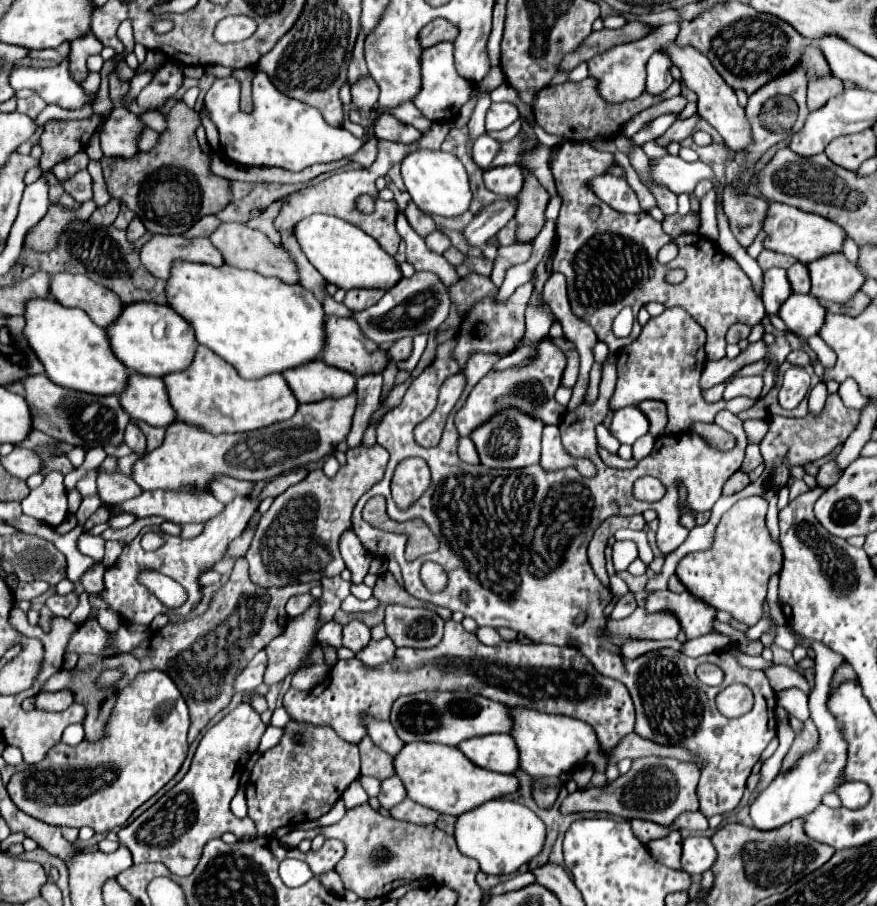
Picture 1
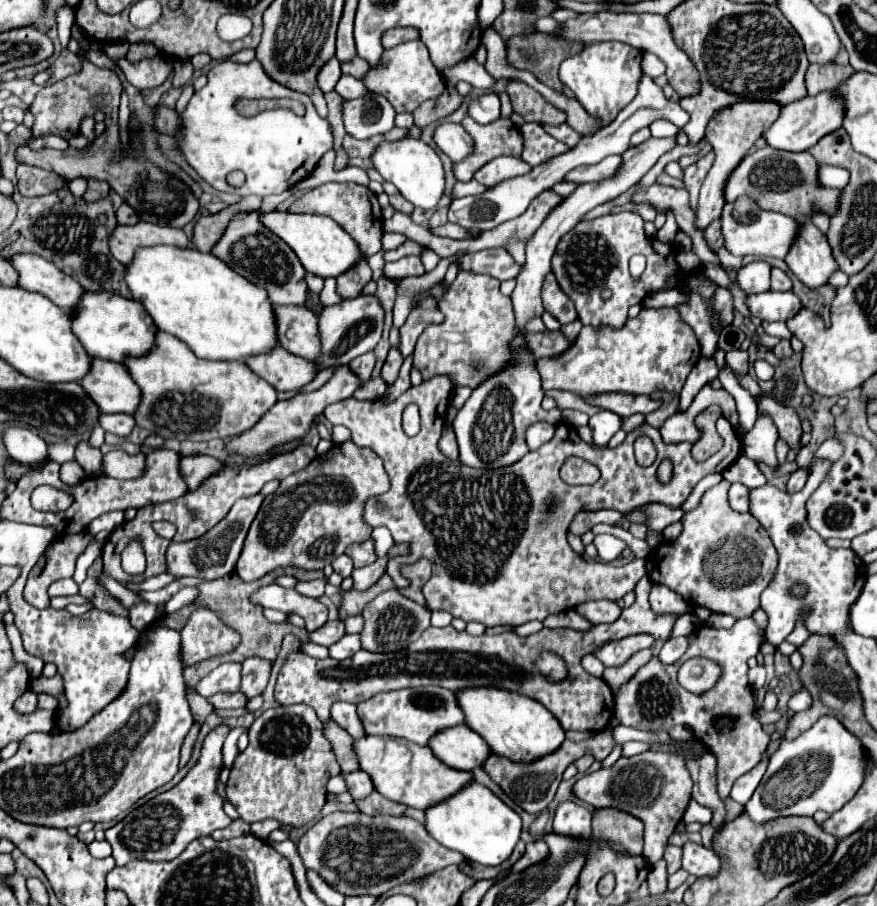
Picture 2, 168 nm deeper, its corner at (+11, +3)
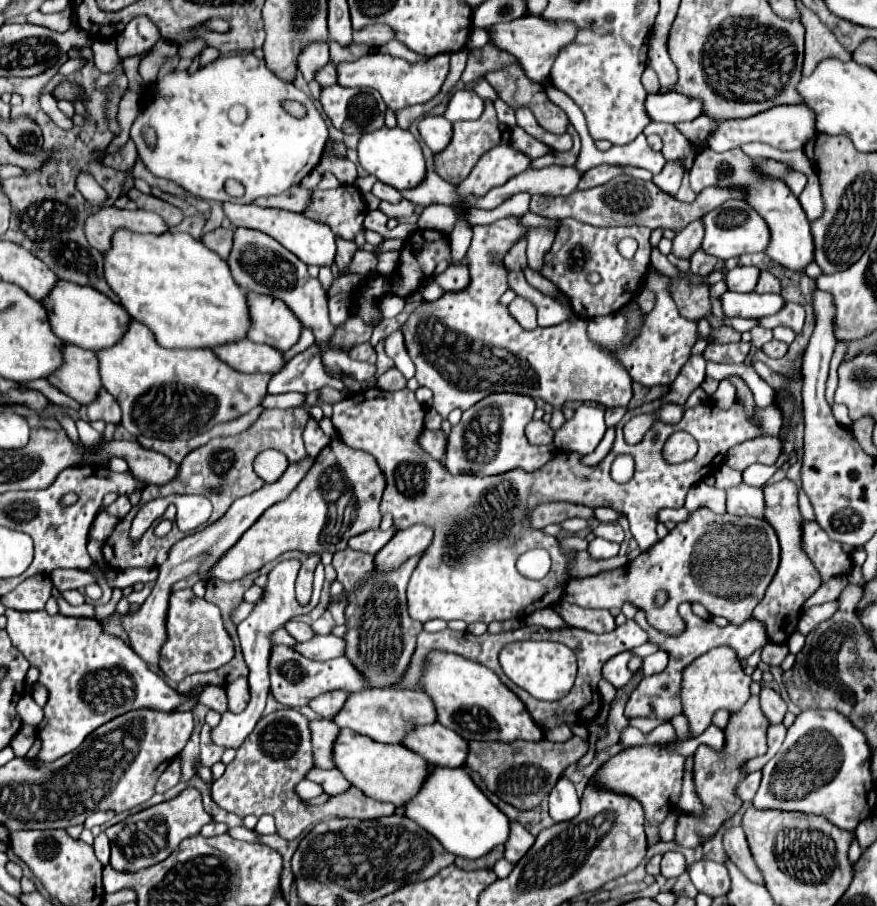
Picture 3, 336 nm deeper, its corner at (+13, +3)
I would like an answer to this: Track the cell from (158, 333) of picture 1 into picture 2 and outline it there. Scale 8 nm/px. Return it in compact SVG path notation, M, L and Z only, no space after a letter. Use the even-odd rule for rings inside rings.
M87 292L81 298L79 310L73 316L73 332L91 358L111 360L121 364L129 354L145 354L145 350L153 346L153 334L157 334L157 326L153 318L145 314L141 302L133 302L117 294Z

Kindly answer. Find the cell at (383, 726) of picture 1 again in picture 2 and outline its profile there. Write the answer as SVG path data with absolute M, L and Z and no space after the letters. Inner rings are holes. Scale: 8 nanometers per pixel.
M337 702L331 708L331 718L333 722L337 722L343 730L347 730L353 738L363 738L365 728L361 726L361 718L357 718L357 706L349 704L349 702Z

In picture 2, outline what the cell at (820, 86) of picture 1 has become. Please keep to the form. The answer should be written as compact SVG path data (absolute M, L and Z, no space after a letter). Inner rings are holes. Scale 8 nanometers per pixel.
M811 64L807 68L807 94L815 96L823 90L833 90L837 88L841 82L847 82L847 78L851 78L855 74L855 70L851 66L839 66L839 64L827 64L827 66L817 66Z

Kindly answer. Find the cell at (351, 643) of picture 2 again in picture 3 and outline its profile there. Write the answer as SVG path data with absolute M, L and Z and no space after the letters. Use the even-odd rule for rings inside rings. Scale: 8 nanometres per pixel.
M327 634L327 636L313 636L307 642L297 642L293 648L311 660L331 660L331 658L343 656L345 642L343 638Z

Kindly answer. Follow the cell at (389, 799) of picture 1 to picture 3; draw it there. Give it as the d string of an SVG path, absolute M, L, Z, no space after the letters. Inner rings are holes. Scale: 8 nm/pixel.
M313 768L313 770L309 770L309 774L307 774L305 778L311 780L311 782L321 784L321 786L323 786L323 792L329 794L329 796L341 794L341 792L345 792L347 788L351 788L351 784L345 780L345 776L343 776L337 768L331 768L331 770Z

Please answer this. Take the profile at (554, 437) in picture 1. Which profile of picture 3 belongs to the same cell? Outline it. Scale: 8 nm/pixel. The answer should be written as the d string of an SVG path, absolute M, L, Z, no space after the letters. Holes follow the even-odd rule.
M533 420L525 428L527 440L531 444L551 444L553 442L553 428L543 420Z

